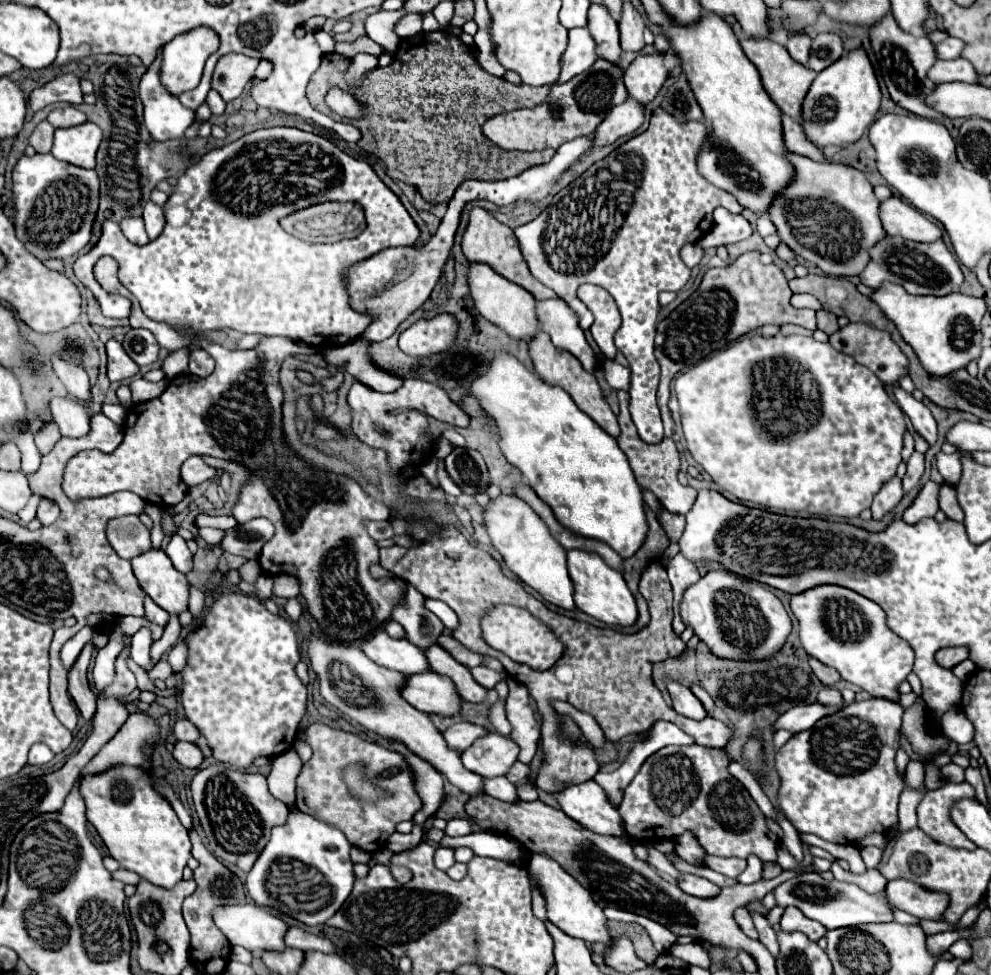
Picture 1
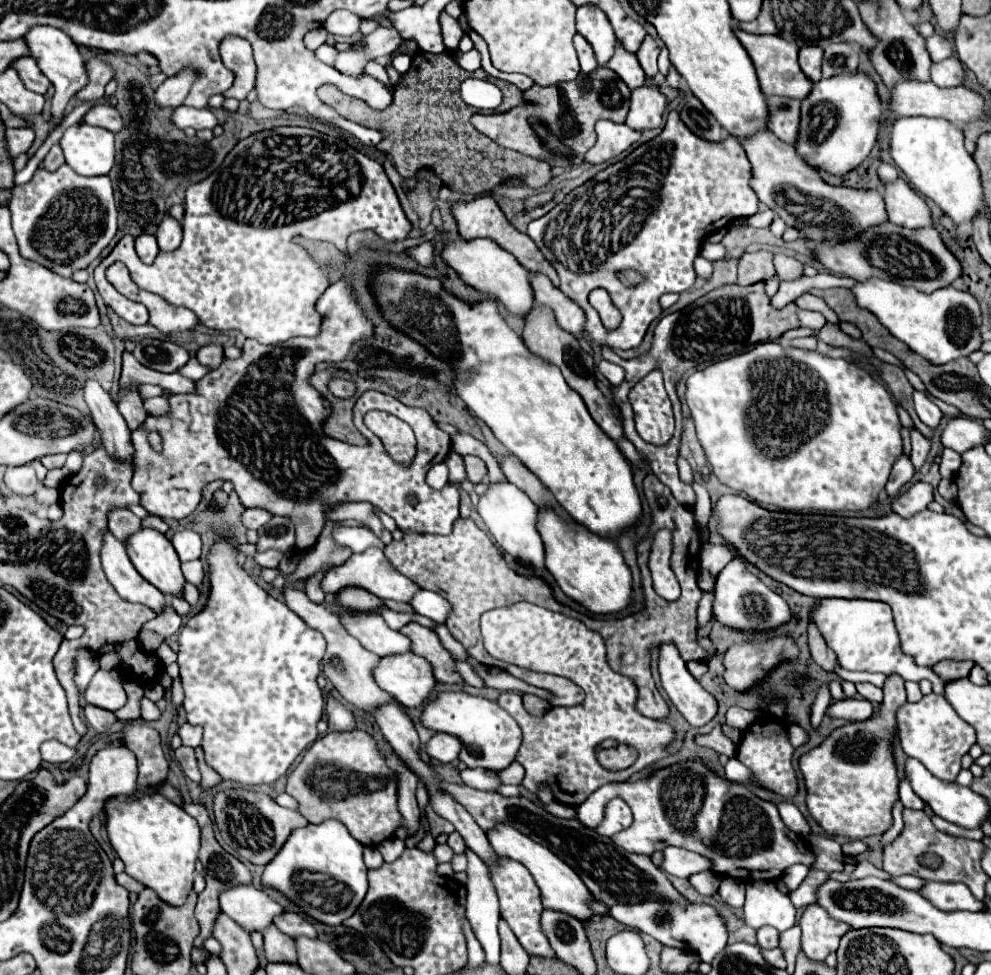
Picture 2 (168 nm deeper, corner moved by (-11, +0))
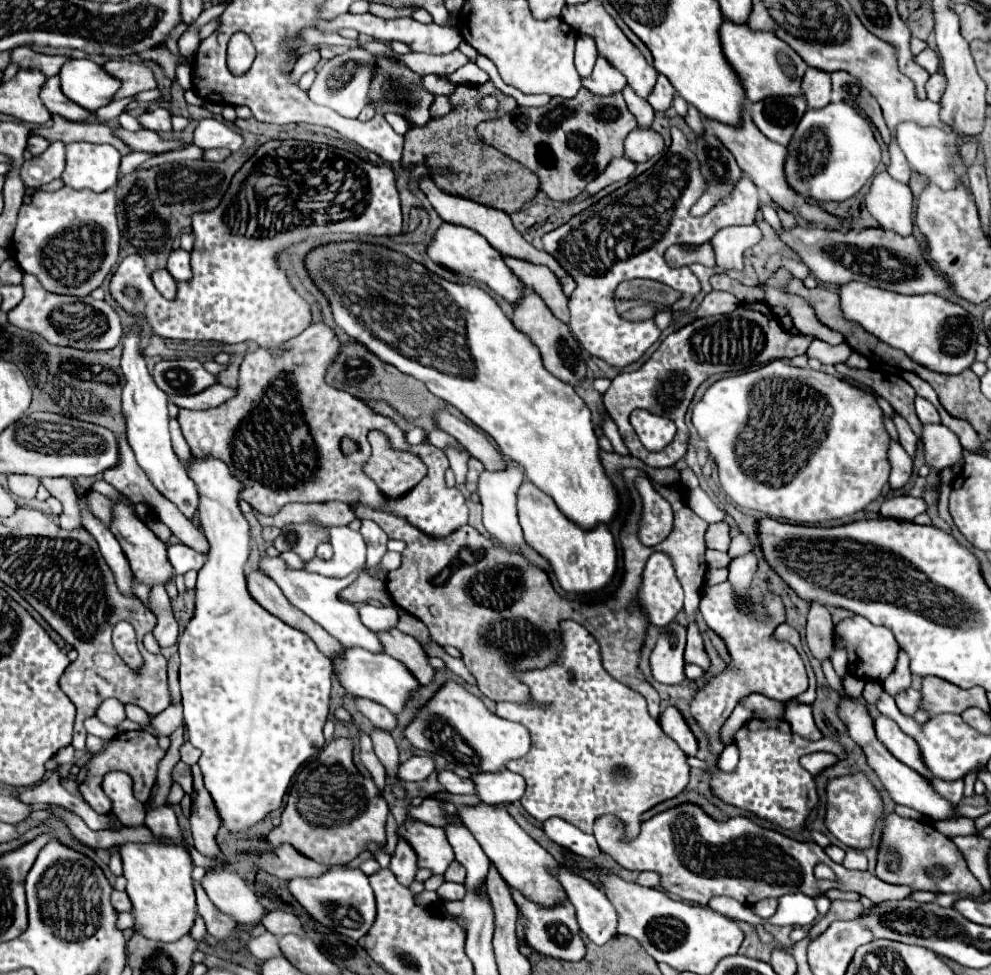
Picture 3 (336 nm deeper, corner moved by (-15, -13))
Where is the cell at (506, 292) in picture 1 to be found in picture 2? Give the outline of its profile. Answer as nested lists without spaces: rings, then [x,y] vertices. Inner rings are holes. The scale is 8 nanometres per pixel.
[[[476,238],[476,240],[458,240],[442,250],[442,258],[448,266],[452,266],[460,278],[472,286],[474,290],[498,300],[504,304],[504,308],[518,318],[524,318],[534,308],[534,292],[530,286],[528,272],[516,262],[512,254],[508,254],[502,248],[496,248],[492,240]]]

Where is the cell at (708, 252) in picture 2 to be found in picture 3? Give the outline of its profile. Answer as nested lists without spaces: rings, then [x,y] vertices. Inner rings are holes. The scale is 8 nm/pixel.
[[[756,225],[750,227],[726,227],[718,231],[718,237],[710,239],[710,245],[716,255],[716,265],[720,269],[732,271],[742,269],[742,253],[756,245],[762,239],[762,233]]]

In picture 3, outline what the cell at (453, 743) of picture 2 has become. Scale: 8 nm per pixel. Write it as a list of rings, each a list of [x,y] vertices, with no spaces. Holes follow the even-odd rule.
[[[424,755],[424,757],[410,757],[406,763],[402,763],[398,767],[398,779],[406,781],[406,783],[410,783],[410,781],[422,781],[432,771],[434,771],[432,757],[428,757],[428,755]]]

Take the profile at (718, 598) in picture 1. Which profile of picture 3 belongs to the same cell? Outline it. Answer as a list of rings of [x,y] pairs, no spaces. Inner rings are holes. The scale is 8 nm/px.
[[[746,553],[746,555],[740,555],[736,559],[732,559],[732,563],[728,565],[728,571],[730,571],[730,577],[728,581],[734,585],[734,589],[740,593],[740,597],[748,603],[748,589],[750,589],[750,581],[756,573],[756,567],[758,567],[758,559],[754,553]]]

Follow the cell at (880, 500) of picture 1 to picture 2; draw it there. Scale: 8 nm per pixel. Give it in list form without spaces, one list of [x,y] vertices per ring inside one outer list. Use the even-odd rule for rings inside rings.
[[[900,456],[900,460],[896,460],[894,468],[892,468],[892,474],[890,474],[890,480],[886,484],[886,492],[890,498],[898,496],[898,492],[902,490],[904,484],[908,484],[914,476],[914,468],[912,468],[912,462],[908,456]]]

